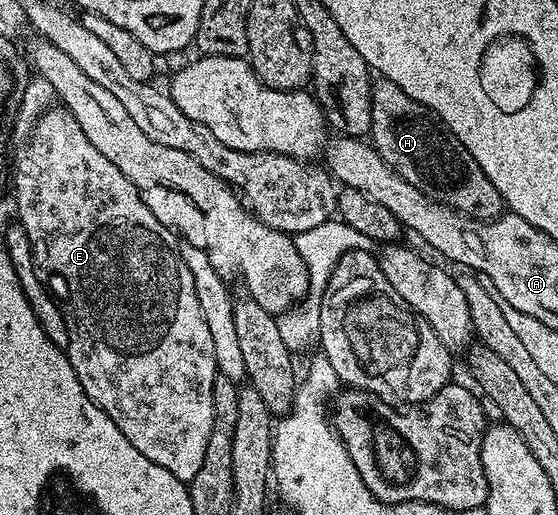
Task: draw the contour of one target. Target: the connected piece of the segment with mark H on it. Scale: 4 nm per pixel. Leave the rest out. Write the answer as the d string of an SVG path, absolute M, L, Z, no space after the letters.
M376 77L371 84L371 111L373 124L369 141L397 176L409 180L425 196L480 222L490 222L504 213L501 192L481 172L481 164L469 156L465 144L449 133L446 124L413 100L413 96L405 96L388 78Z

